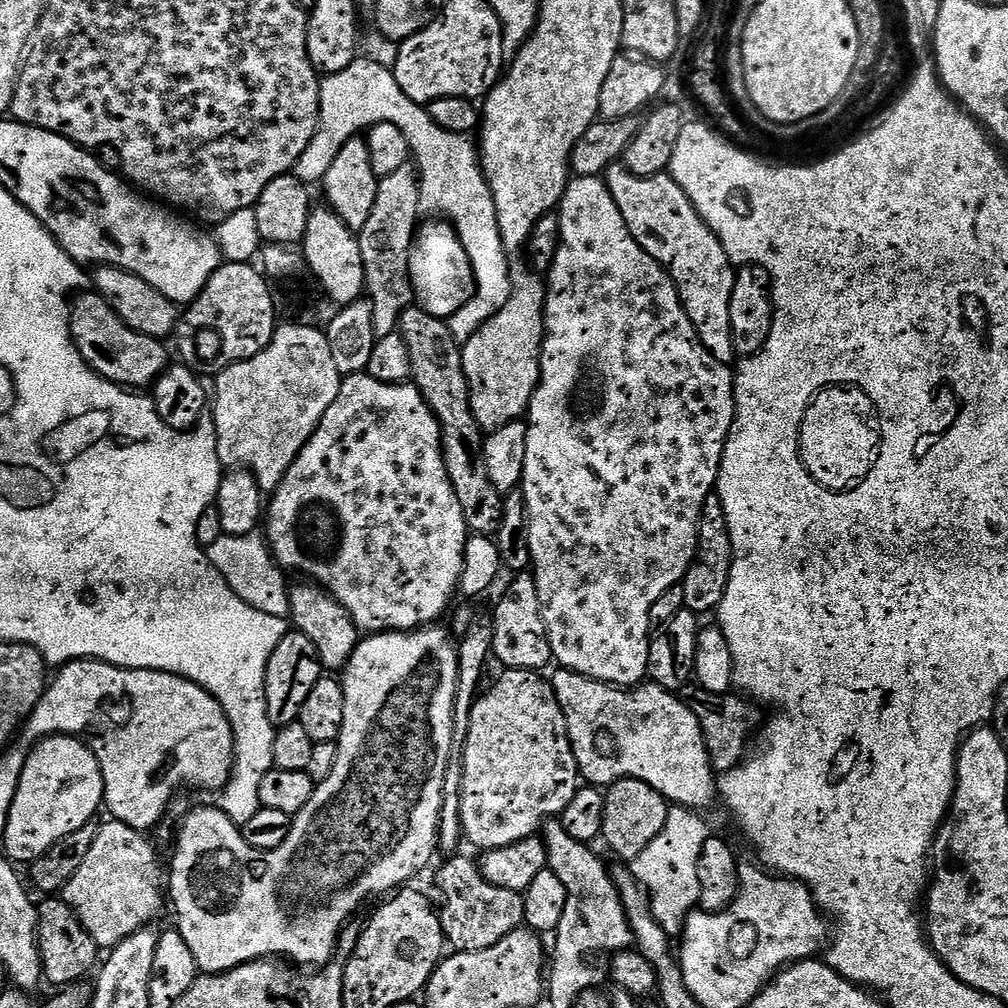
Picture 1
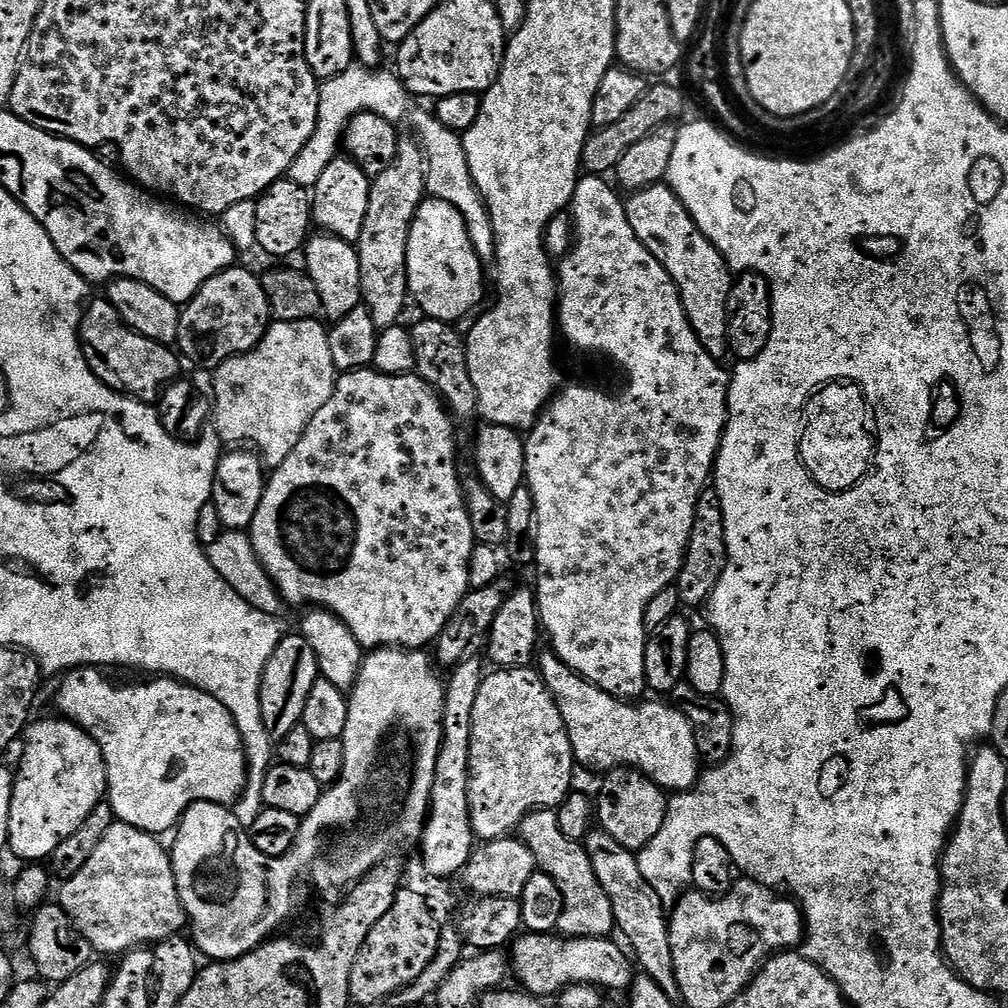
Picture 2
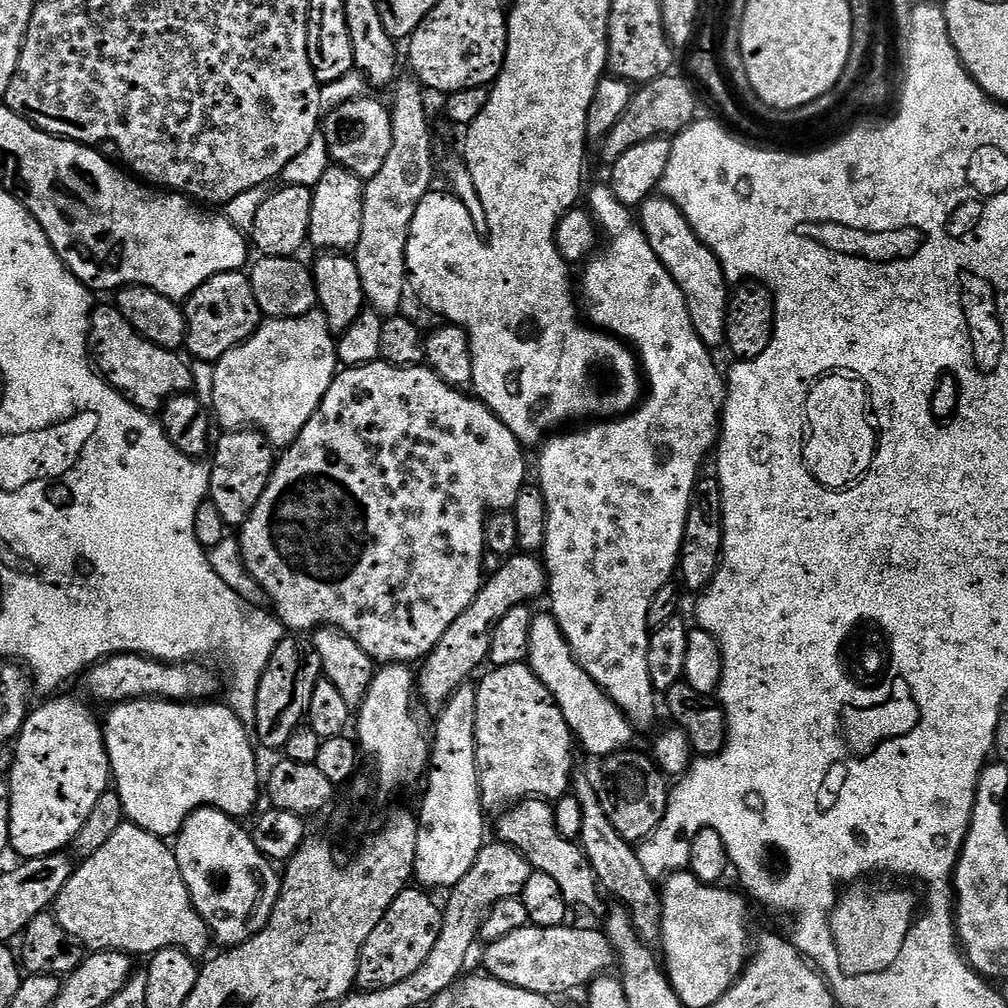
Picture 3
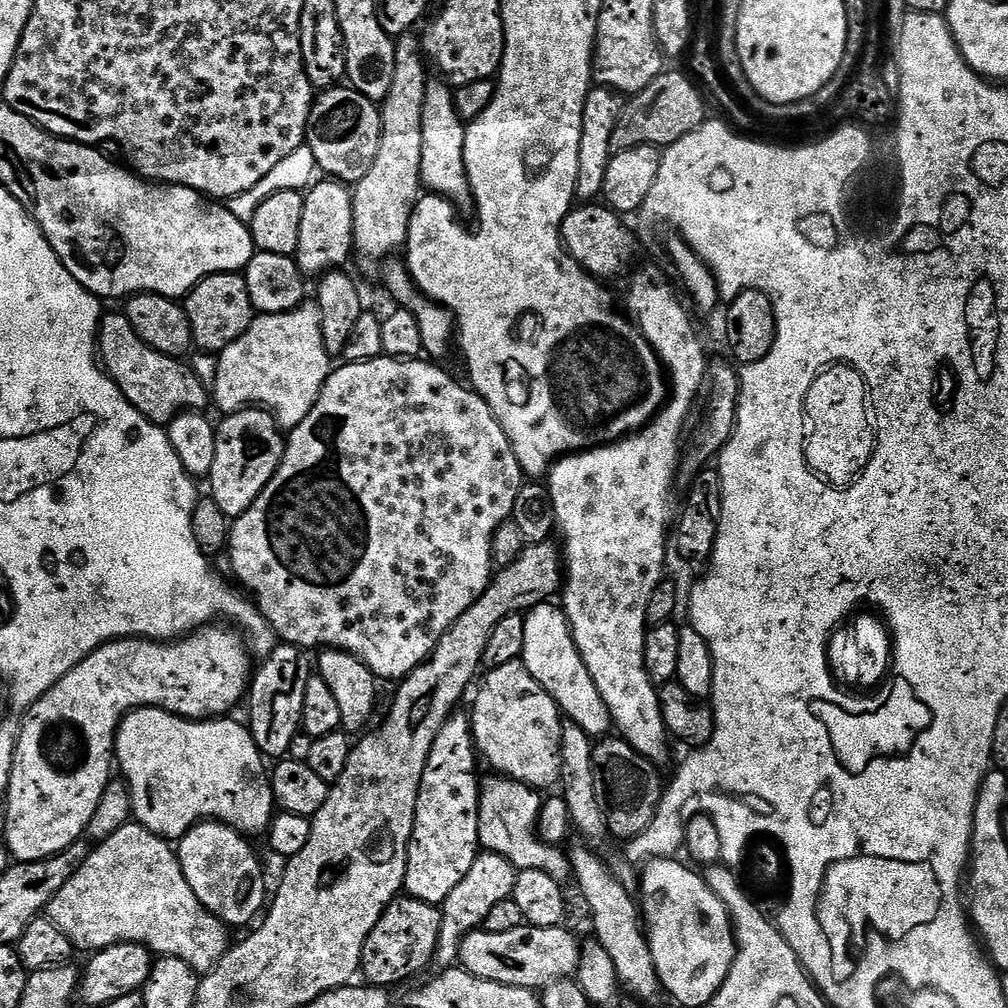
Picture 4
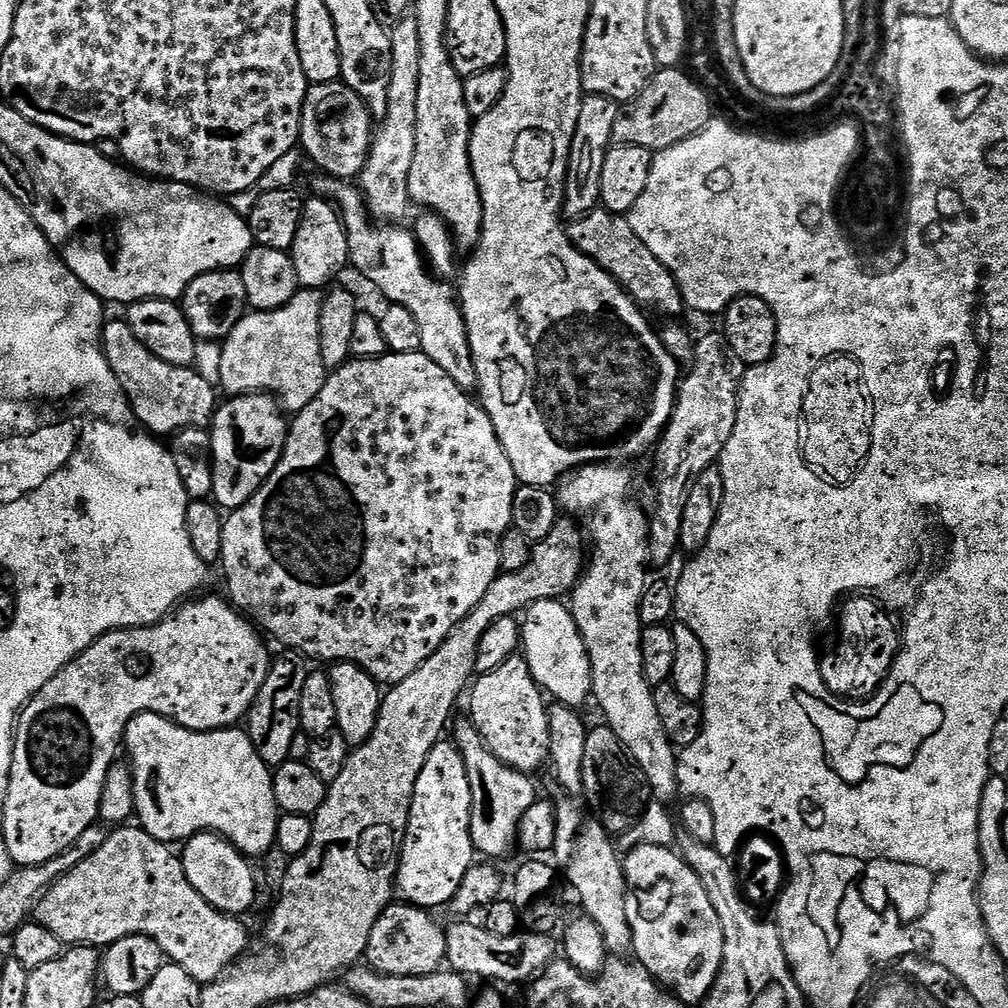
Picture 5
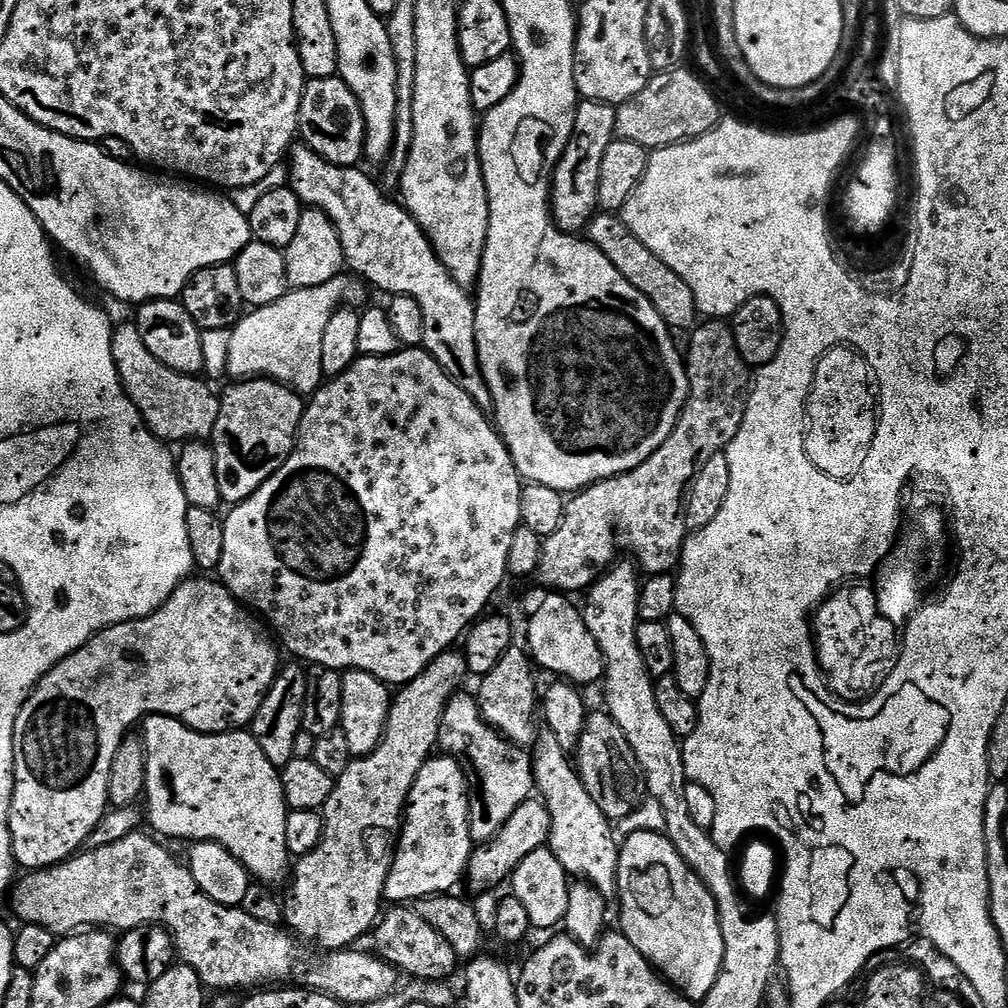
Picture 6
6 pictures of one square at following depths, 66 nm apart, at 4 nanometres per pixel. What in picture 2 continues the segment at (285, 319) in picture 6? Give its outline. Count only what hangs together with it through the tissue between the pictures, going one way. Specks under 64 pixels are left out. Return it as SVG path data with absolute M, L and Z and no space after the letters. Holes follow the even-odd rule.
M319 319L298 322L276 320L268 325L268 333L259 346L222 362L215 369L210 416L216 433L220 435L221 445L251 446L258 450L263 463L272 470L286 462L286 458L290 458L290 450L298 446L298 438L302 438L310 418L314 418L314 414L318 414L318 410L326 406L338 379L334 358L330 355L329 329L323 328L320 323Z

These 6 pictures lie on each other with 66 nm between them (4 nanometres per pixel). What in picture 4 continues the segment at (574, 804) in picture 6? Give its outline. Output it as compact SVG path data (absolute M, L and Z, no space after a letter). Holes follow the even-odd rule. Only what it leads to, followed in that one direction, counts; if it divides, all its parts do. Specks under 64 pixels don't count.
M588 846L576 848L570 852L572 876L592 911L592 928L594 938L610 954L610 962L614 962L616 976L620 980L623 991L633 992L640 1000L652 1000L661 995L660 979L654 970L654 960L648 949L645 929L642 927L642 913L634 899L633 893L622 886L612 875L611 867L603 864Z

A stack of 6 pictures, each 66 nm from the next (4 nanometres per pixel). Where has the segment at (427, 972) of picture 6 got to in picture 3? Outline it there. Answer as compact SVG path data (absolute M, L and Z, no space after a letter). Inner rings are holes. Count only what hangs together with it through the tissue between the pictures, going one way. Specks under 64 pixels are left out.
M409 886L401 890L398 898L394 898L392 905L386 910L382 922L374 926L370 938L360 951L358 966L356 967L357 989L365 992L382 990L386 986L394 986L394 982L402 982L430 958L430 950L434 950L434 942L438 942L438 934L442 926L442 912L428 896L427 891L416 886Z

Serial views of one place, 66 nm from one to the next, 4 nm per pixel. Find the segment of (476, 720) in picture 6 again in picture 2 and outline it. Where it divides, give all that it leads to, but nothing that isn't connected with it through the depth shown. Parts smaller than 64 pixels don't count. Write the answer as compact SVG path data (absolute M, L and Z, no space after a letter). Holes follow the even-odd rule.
M538 808L520 823L519 839L534 854L536 866L554 882L558 882L558 890L562 890L564 909L562 918L558 918L559 935L569 936L606 936L611 937L616 928L614 910L610 906L610 898L606 898L606 890L598 882L598 874L594 874L594 866L590 866L590 858L586 854L583 843L566 838L562 834L562 826L558 826L556 812L550 808Z

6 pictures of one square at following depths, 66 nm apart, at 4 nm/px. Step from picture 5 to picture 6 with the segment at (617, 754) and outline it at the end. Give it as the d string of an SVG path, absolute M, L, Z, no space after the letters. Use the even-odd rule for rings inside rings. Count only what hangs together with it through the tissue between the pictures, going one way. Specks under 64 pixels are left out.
M593 711L589 715L574 753L574 767L586 786L586 794L594 798L598 810L613 822L627 821L639 809L636 807L646 800L644 775L638 766L638 758L634 758L634 750L630 750L626 734L622 734L618 722L614 722L607 711Z

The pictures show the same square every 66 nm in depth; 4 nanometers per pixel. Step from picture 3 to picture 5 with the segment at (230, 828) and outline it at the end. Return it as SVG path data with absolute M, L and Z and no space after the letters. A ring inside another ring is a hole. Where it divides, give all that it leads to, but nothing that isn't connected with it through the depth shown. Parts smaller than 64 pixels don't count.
M200 832L197 836L189 836L183 841L182 859L186 878L210 906L229 916L239 917L240 912L248 912L256 900L256 876L252 873L249 857L233 846L224 837L214 832Z

